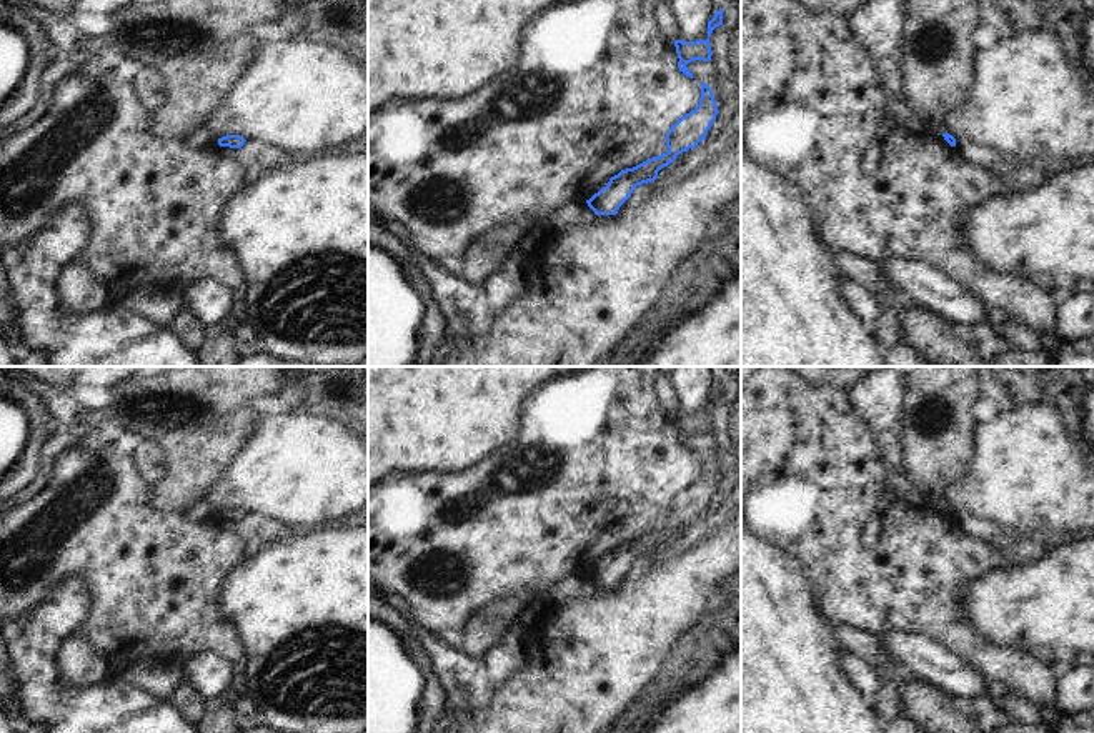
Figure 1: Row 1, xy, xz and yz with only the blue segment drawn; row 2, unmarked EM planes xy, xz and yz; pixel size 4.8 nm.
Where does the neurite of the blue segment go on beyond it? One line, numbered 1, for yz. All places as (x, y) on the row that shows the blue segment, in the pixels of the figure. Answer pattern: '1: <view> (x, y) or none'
1: none

